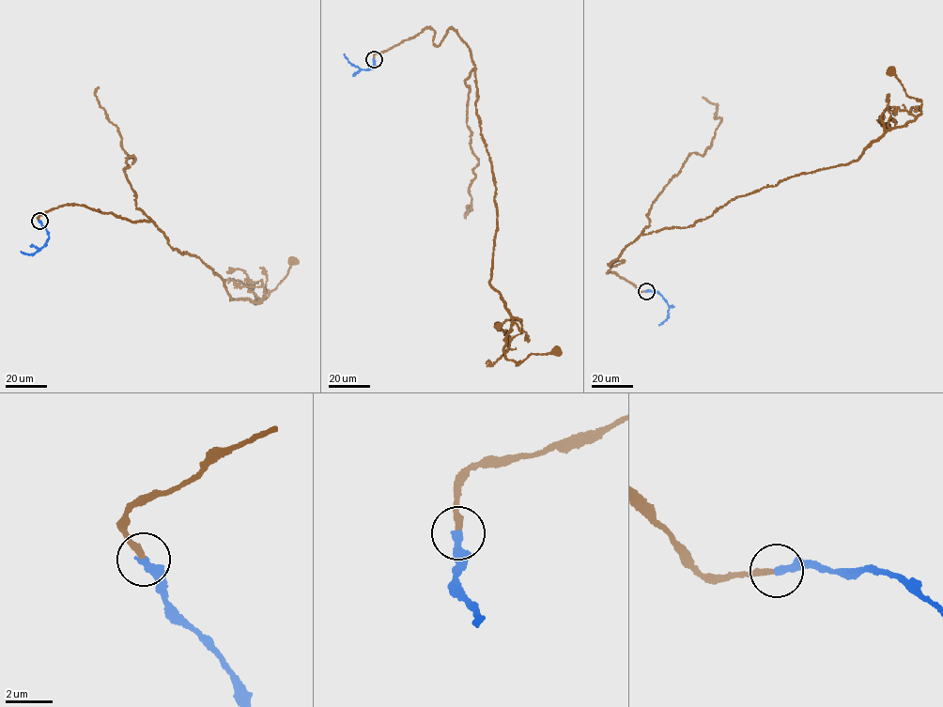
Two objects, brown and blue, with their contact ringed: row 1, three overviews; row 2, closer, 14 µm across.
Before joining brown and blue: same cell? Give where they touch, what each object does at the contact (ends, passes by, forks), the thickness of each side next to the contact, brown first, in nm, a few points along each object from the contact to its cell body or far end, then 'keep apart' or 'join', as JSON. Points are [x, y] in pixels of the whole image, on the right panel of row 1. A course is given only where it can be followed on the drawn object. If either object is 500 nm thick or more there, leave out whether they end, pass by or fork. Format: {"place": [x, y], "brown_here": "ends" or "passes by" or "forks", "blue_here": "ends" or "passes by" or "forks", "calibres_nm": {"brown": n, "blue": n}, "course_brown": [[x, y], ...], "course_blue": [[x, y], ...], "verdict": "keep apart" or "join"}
{"place": [646, 291], "brown_here": "ends", "blue_here": "ends", "calibres_nm": {"brown": 200, "blue": 320}, "course_brown": [[646, 291], [607, 272], [640, 235], [693, 225], [736, 196], [847, 163], [915, 119], [921, 102], [890, 71]], "course_blue": [[646, 291], [657, 292], [667, 301], [668, 316], [658, 325]], "verdict": "join"}

